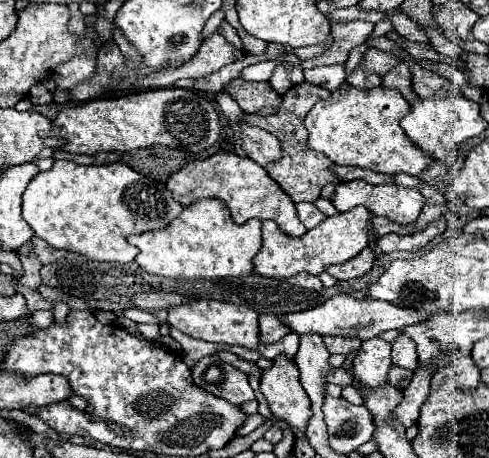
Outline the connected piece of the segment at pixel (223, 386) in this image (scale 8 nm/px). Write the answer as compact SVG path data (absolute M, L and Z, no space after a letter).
M213 355L197 361L191 373L197 387L229 401L231 405L239 407L255 399L255 391L249 385L247 373L231 365L213 365Z

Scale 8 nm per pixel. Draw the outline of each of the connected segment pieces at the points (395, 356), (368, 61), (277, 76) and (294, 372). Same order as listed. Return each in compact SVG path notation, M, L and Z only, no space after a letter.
M399 333L391 347L393 347L393 351L391 351L393 365L411 369L411 371L417 367L417 351L415 351L413 339L409 339L405 333Z
M371 47L371 49L365 51L363 67L365 67L367 71L373 71L373 73L377 73L377 75L383 75L383 73L387 73L389 69L393 69L397 63L399 63L397 57L393 57L393 55L389 55L389 53L385 53L385 51L379 51L379 49L373 49L373 47Z
M287 63L277 65L277 69L273 71L273 77L271 77L269 81L273 83L273 89L275 89L279 95L283 95L283 93L291 87L291 81L289 81L289 77L287 77Z
M287 357L273 359L273 367L263 371L261 393L271 415L285 421L297 437L305 437L307 423L313 415L311 401L299 381L297 365Z

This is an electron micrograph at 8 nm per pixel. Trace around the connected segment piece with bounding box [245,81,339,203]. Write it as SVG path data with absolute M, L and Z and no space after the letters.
M299 83L299 85L293 85L285 95L283 95L283 101L281 101L281 107L275 115L271 117L253 117L249 115L245 119L245 123L249 125L257 125L269 133L273 133L279 143L281 143L281 151L283 151L283 157L277 159L277 161L271 161L271 165L267 167L265 165L265 171L269 173L269 177L273 181L277 181L281 185L281 189L295 201L309 201L309 203L315 203L321 195L321 189L329 183L339 183L339 179L335 177L333 173L333 161L329 161L323 153L317 153L317 151L311 151L307 147L307 129L303 125L309 109L319 101L319 99L325 99L329 97L331 93L325 91L323 87L317 87L313 83Z

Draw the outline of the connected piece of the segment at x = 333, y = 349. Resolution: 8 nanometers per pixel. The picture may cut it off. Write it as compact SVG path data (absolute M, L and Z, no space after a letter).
M327 335L327 337L323 337L323 343L329 349L329 353L343 353L343 355L359 351L359 347L361 347L361 341L355 337L331 337L331 335Z

